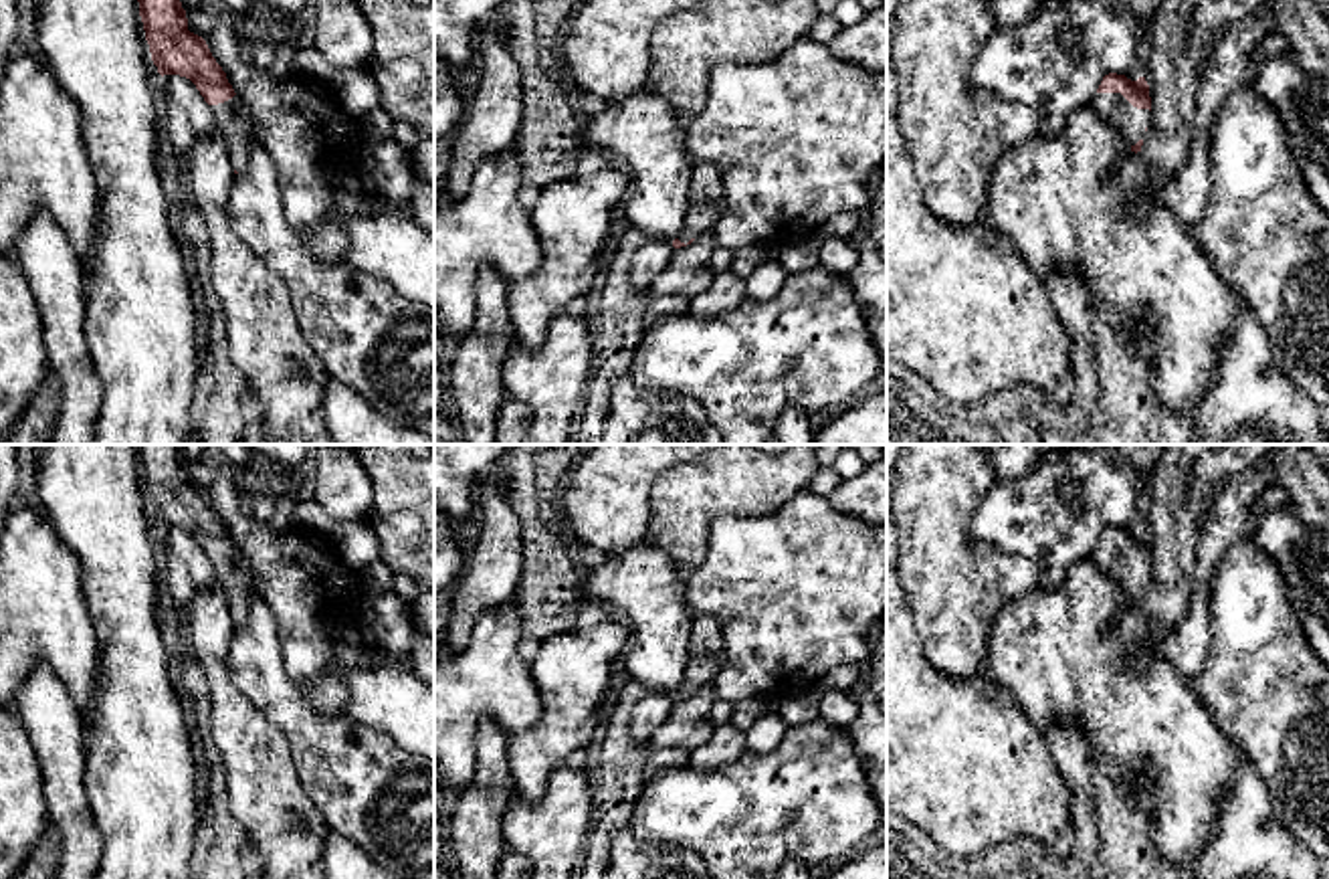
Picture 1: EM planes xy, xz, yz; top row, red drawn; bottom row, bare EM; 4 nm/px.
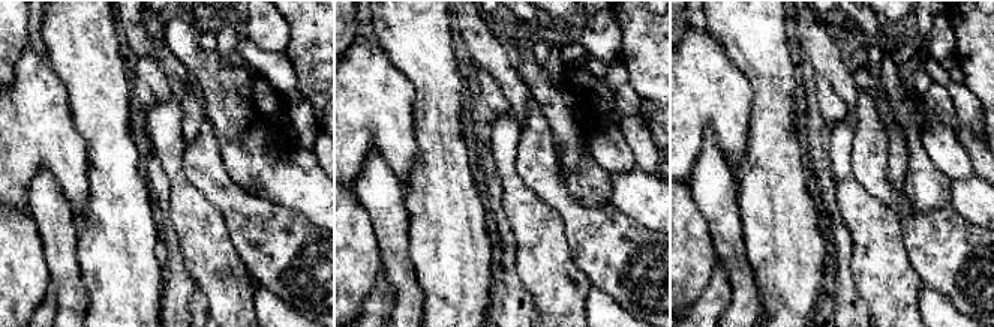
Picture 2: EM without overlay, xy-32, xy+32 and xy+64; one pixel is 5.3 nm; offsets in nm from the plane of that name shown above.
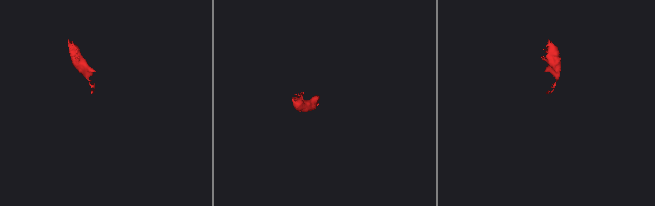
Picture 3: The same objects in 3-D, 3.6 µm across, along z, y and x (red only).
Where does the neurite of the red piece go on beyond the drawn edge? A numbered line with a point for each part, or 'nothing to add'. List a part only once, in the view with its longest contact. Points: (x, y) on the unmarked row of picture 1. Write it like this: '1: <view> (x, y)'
1: yz (1130, 574)

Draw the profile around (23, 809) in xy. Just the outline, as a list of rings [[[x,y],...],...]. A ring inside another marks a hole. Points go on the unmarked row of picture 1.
[[[0,709],[0,879],[16,879],[48,818],[36,752],[16,713]]]

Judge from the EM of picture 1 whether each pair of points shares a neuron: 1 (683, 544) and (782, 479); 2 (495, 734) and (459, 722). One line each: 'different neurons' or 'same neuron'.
1: same neuron
2: different neurons

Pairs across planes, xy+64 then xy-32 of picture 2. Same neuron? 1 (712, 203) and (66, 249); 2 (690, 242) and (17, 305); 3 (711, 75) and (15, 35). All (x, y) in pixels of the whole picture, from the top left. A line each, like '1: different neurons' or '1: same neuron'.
1: same neuron
2: same neuron
3: different neurons

